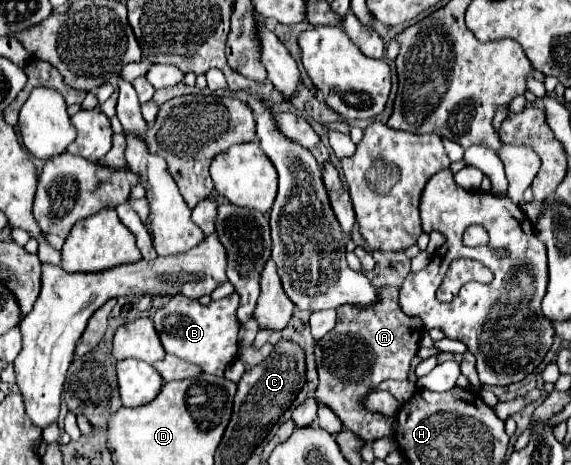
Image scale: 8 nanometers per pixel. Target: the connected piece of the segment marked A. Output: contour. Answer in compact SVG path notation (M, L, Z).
M380 287L380 301L376 301L376 305L372 305L372 309L356 309L356 305L342 305L338 309L338 319L336 319L336 327L326 333L322 339L316 341L314 347L314 357L316 357L316 365L318 365L318 387L316 387L316 399L318 403L324 403L326 407L330 407L336 417L344 423L346 429L350 429L352 433L356 433L358 437L366 439L366 441L376 441L382 437L392 437L394 435L394 425L396 419L394 417L386 417L382 413L370 413L368 409L364 409L362 399L366 399L366 395L376 389L382 381L386 379L406 379L408 369L412 359L416 357L418 351L418 343L422 339L422 321L408 317L400 303L398 303L398 295L400 295L400 287Z

